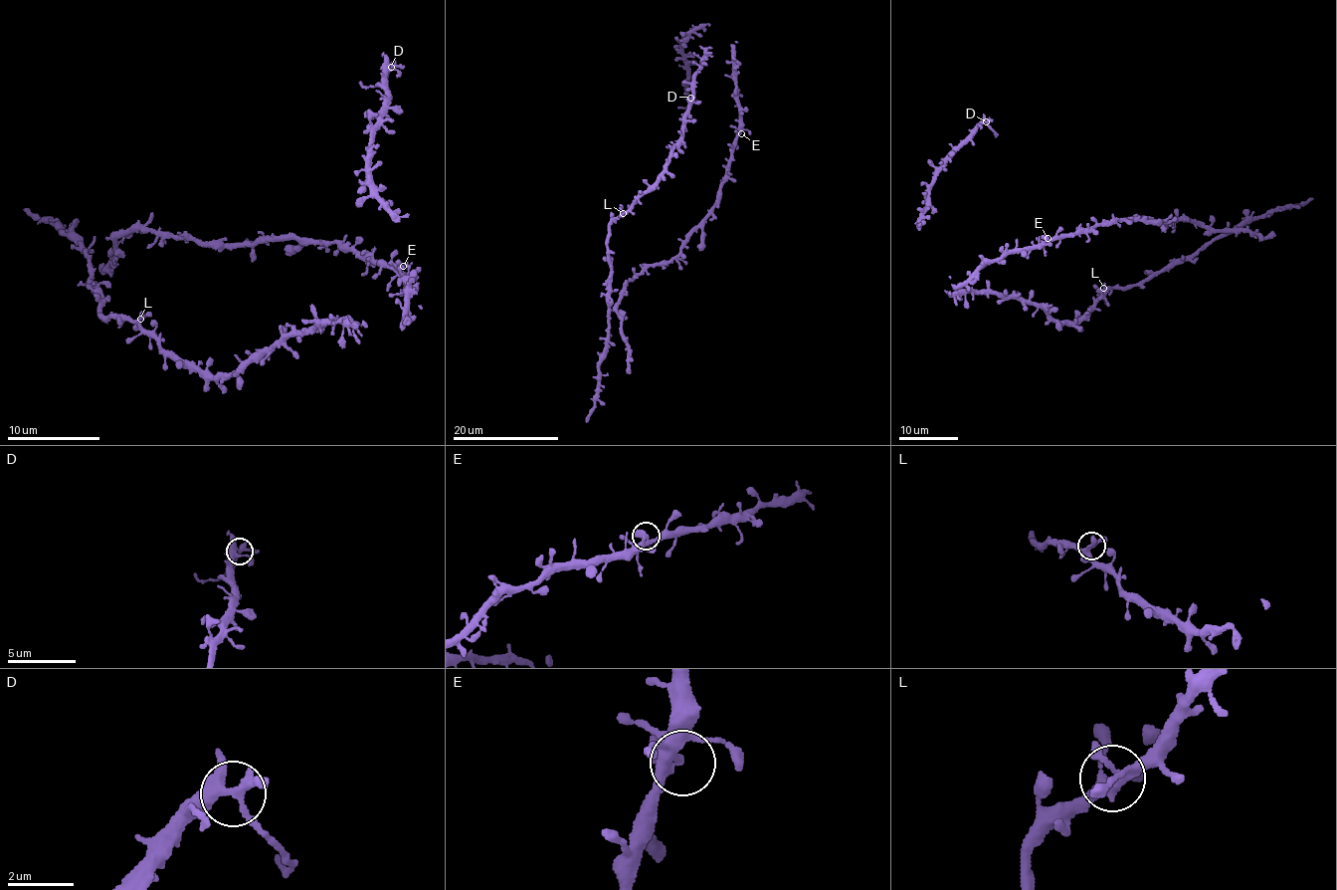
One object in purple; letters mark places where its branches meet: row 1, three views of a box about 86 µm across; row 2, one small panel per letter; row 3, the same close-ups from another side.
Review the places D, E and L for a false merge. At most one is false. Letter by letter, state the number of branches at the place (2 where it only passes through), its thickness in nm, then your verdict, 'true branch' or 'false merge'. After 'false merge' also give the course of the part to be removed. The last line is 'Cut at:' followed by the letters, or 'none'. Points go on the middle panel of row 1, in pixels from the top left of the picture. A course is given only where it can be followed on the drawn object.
D: branches 4; calibre 300 nm; false merge; course (690, 98), (686, 107), (677, 107)
E: branches 4; calibre 320 nm; true branch
L: branches 4; calibre 280 nm; true branch
Cut at: D

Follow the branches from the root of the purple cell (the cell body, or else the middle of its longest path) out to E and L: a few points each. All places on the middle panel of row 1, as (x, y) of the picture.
E: (666, 265), (679, 252), (687, 234), (715, 202), (725, 177), (726, 165), (731, 159), (733, 141), (741, 133)
L: (666, 265), (648, 266), (626, 283), (618, 305), (620, 334), (609, 333), (607, 238), (609, 225), (623, 213)

